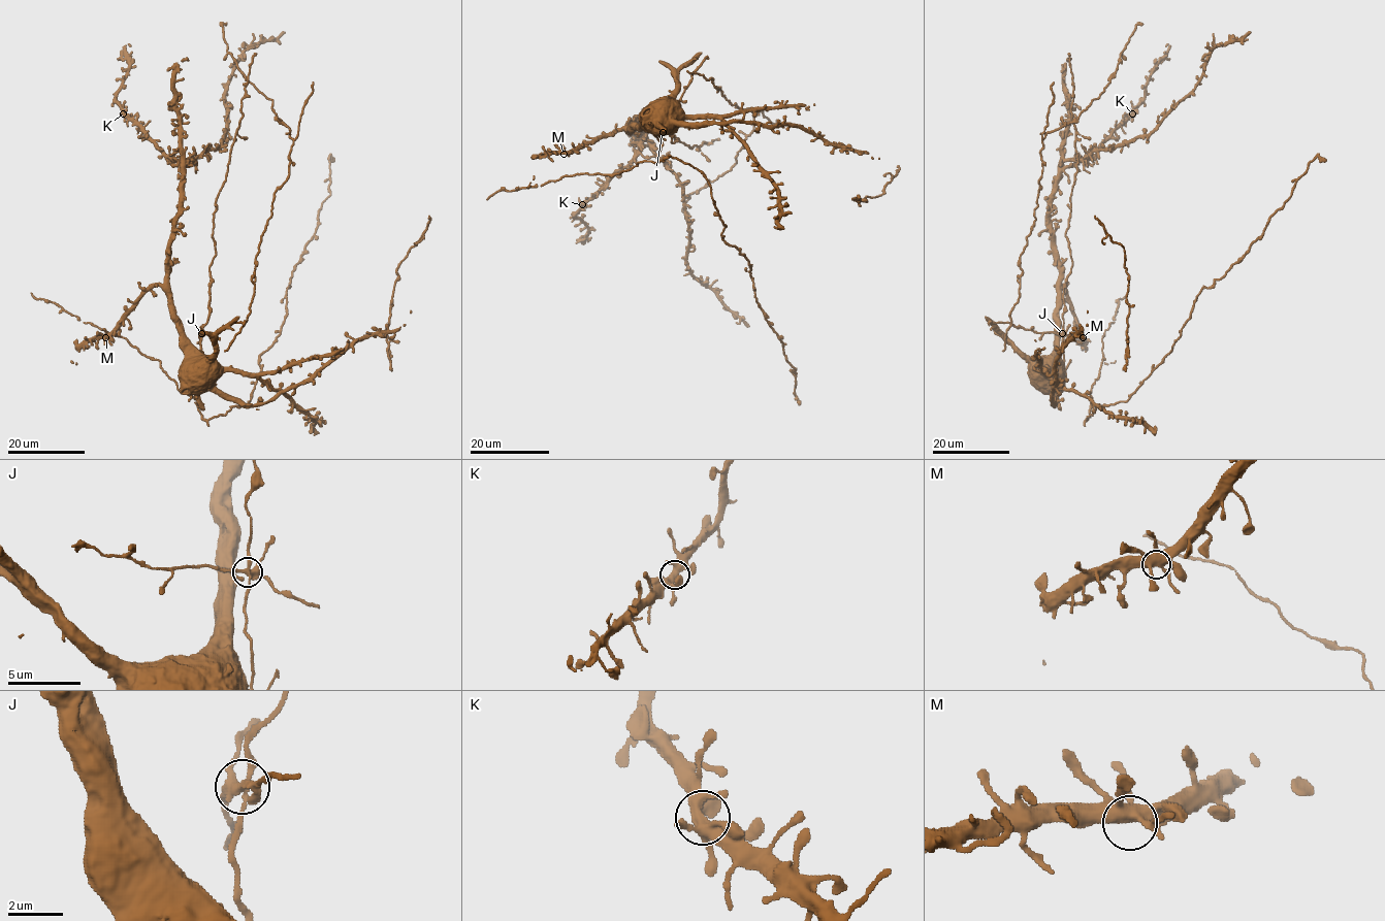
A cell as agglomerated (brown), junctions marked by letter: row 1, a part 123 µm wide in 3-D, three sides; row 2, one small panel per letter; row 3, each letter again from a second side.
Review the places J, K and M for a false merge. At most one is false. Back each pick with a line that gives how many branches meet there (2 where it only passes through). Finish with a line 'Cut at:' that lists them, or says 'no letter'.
J: 6
Cut at: J

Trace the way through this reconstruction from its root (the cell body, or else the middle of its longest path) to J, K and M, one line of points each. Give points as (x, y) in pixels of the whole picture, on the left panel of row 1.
J: (203, 367), (201, 359), (201, 363), (198, 362), (202, 355), (201, 333)
K: (203, 367), (178, 325), (168, 282), (168, 251), (179, 210), (183, 168), (123, 112)
M: (203, 367), (178, 325), (171, 297), (159, 286), (151, 287), (105, 337)

